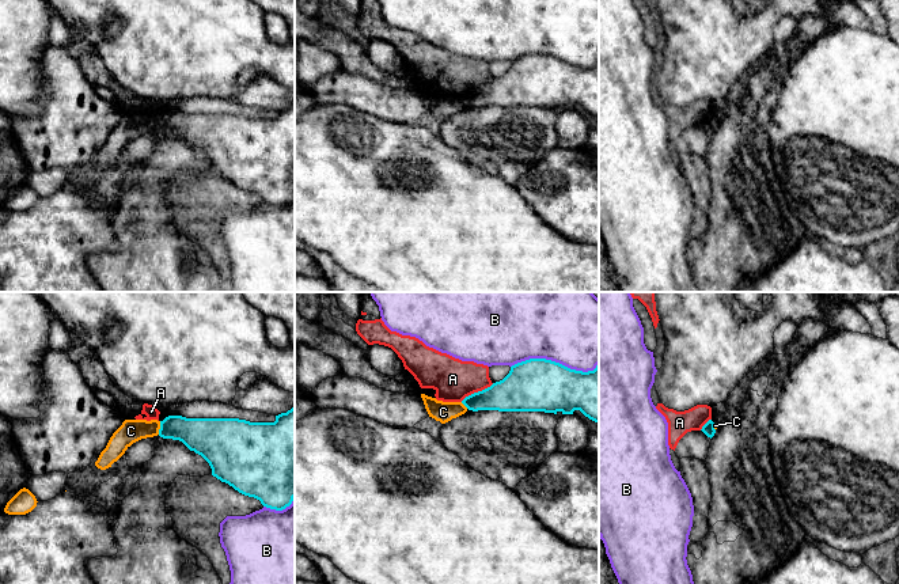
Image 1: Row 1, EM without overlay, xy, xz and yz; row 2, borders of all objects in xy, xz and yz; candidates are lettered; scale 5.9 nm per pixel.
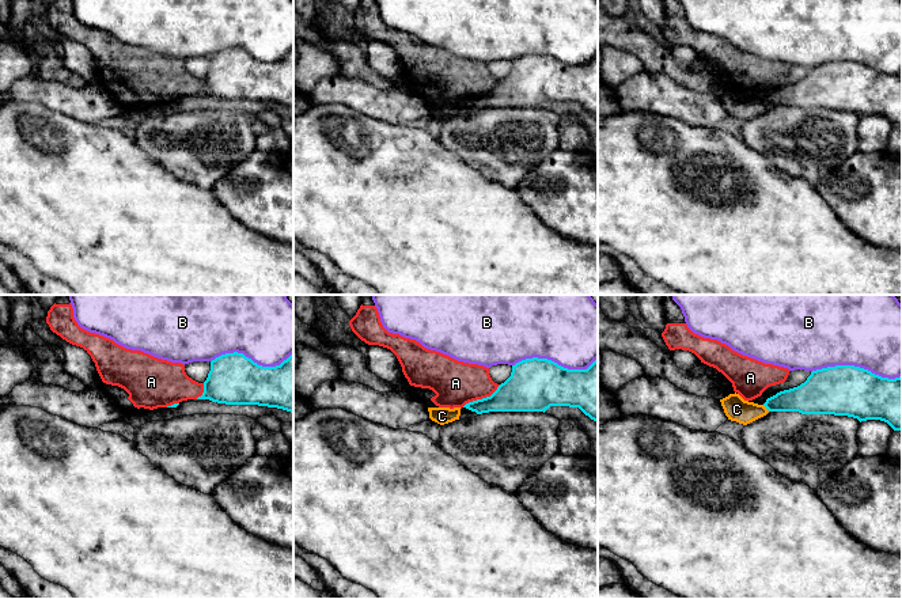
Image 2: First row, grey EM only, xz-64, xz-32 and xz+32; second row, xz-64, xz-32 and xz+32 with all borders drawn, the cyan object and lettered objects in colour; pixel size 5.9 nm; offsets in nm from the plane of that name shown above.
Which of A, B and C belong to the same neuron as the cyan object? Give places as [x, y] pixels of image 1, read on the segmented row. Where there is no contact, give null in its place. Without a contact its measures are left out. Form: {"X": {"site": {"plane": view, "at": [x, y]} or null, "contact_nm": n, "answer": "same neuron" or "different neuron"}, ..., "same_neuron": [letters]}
{"A": {"site": {"plane": "xz", "at": [478, 391]}, "contact_nm": 220, "answer": "different neuron"}, "B": {"site": {"plane": "xz", "at": [554, 361]}, "contact_nm": 500, "answer": "different neuron"}, "C": {"site": {"plane": "xy", "at": [160, 428]}, "contact_nm": 80, "answer": "different neuron"}, "same_neuron": []}

